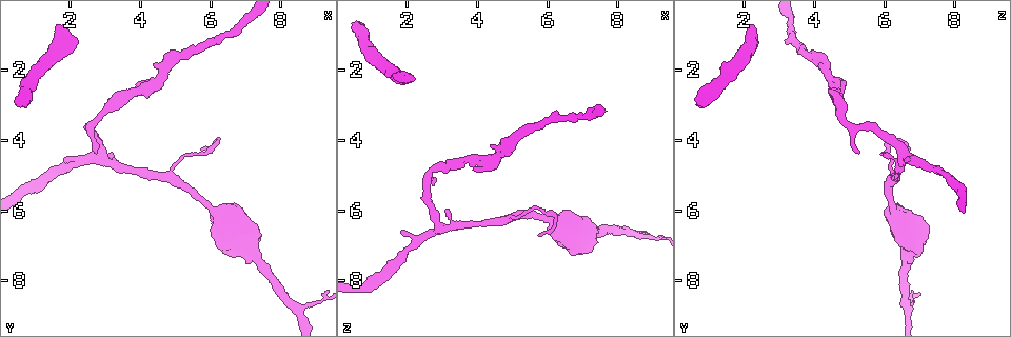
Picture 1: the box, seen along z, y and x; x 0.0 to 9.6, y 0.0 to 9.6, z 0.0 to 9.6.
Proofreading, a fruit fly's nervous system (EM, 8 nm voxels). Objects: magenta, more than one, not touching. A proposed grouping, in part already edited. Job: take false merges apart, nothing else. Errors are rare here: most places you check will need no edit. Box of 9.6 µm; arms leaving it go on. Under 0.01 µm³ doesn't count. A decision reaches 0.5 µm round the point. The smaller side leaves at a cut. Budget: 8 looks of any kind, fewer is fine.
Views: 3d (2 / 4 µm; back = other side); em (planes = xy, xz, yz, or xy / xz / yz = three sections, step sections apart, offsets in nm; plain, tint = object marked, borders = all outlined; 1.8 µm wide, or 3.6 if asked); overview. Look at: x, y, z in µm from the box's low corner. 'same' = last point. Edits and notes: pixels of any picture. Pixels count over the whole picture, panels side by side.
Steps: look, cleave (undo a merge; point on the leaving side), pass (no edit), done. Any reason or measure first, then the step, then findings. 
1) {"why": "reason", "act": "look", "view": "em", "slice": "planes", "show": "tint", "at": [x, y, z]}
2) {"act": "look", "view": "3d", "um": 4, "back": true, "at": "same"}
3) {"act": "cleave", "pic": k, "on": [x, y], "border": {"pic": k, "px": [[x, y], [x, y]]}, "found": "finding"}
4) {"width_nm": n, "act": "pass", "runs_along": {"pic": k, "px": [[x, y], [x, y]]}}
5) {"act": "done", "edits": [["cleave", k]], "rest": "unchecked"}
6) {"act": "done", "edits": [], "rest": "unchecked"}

{"why": "three arms meet", "act": "look", "view": "em", "slice": "yz", "step": 4, "show": "tint", "at": [3.00, 4.55, 6.55]}

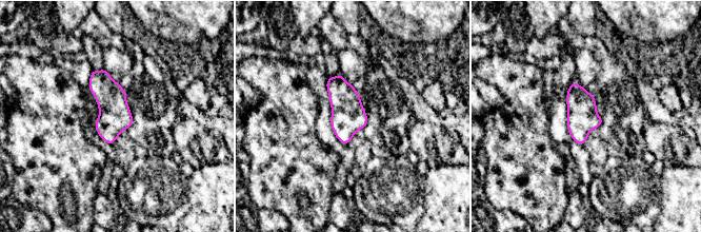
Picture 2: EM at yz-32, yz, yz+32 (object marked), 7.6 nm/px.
{"act": "pass", "found": "continuous, no second cell"}

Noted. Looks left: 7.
{"why": "abrupt turn", "act": "look", "view": "em", "slice": "planes", "show": "tint", "at": [2.70, 3.45, 4.80]}

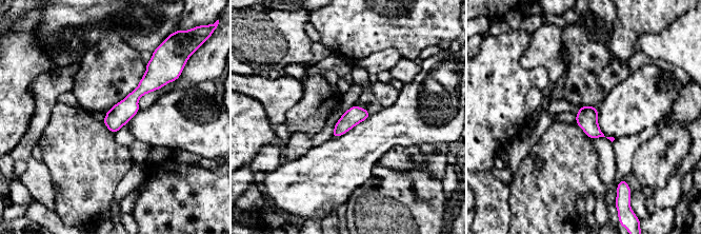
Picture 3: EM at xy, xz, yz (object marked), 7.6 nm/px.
{"act": "pass", "runs_along": {"pic": 3, "px": [[153, 69], [114, 130]]}, "found": "continuous, no second cell"}

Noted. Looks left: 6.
{"why": "arms part here", "act": "look", "view": "em", "um": 3.6, "slice": "planes", "show": "tint", "at": [4.85, 5.00, 6.25]}

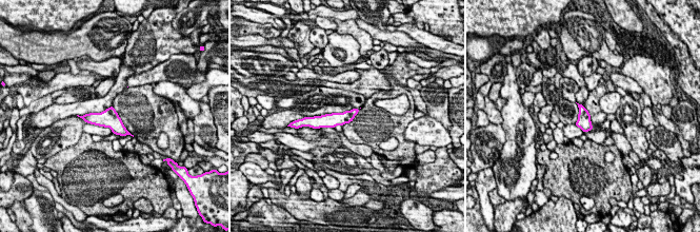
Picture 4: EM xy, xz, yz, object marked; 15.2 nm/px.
{"width_nm": 190, "act": "pass", "runs_along": {"pic": 4, "px": [[355, 111], [343, 118], [318, 122]]}, "found": "continuous, no second cell"}

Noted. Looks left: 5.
{"act": "done", "edits": [], "rest": "unchecked"}

